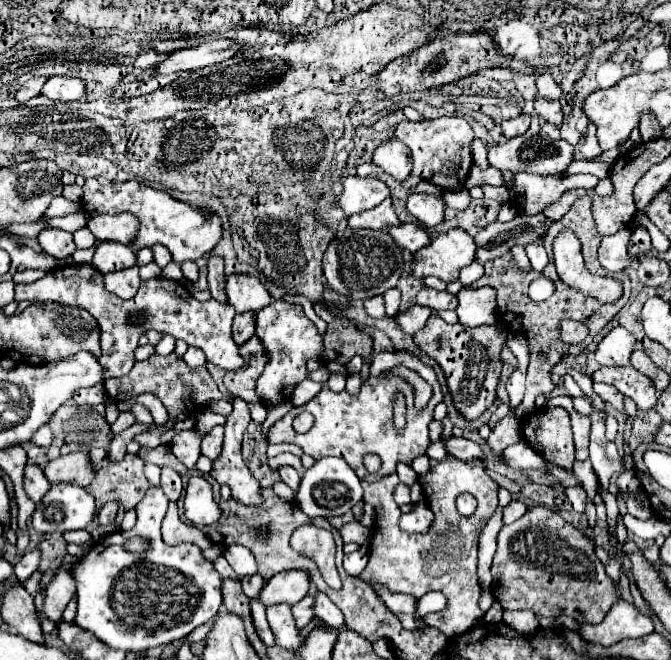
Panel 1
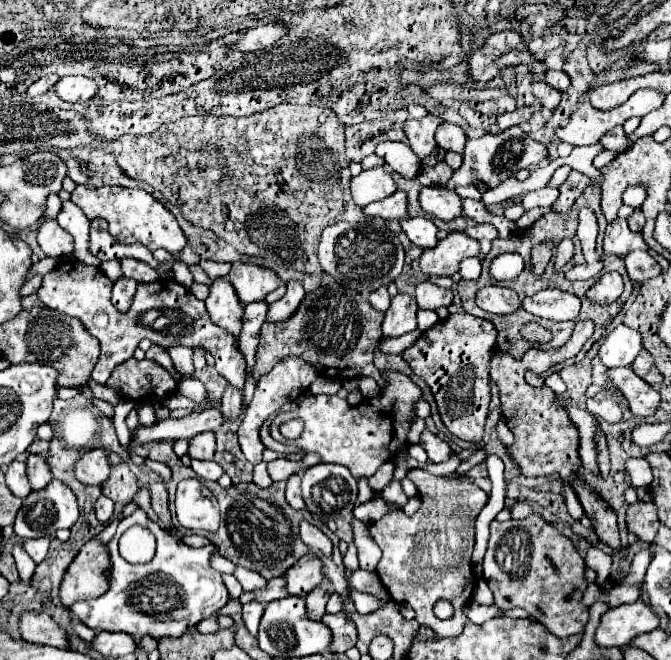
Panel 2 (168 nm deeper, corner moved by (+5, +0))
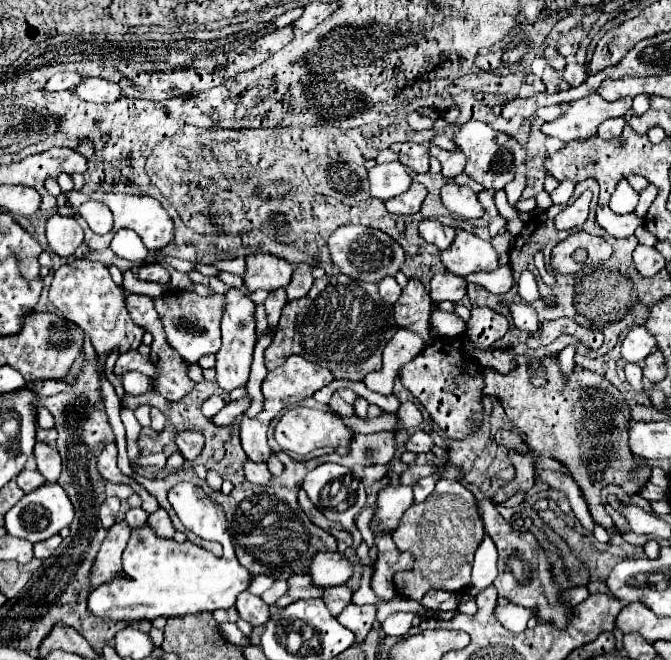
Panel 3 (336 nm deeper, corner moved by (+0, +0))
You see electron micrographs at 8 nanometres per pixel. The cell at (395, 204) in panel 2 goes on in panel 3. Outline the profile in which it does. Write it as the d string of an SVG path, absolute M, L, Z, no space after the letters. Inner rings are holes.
M413 182L407 192L403 192L397 198L387 200L385 206L391 214L417 214L419 208L421 208L421 202L425 200L425 196L427 196L425 186L419 184L419 182Z

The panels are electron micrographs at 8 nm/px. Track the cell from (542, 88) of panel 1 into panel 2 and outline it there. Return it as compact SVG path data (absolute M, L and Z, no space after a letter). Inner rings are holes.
M548 70L548 72L546 72L544 82L552 84L556 90L560 88L562 92L564 92L564 90L570 86L570 78L566 76L566 72L564 72L564 70Z

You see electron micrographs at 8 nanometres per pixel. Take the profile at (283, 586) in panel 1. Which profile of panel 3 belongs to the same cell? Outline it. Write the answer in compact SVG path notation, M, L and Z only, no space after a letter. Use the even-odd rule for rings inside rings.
M331 552L315 554L309 566L309 576L313 580L313 586L317 588L345 584L351 578L351 574L353 574L351 562L345 560L341 554L331 554Z

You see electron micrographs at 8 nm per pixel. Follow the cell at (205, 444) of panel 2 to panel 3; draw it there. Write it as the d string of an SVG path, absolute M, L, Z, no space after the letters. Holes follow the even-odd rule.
M179 432L175 442L179 446L179 452L185 456L185 460L195 460L205 446L205 436L199 432Z

